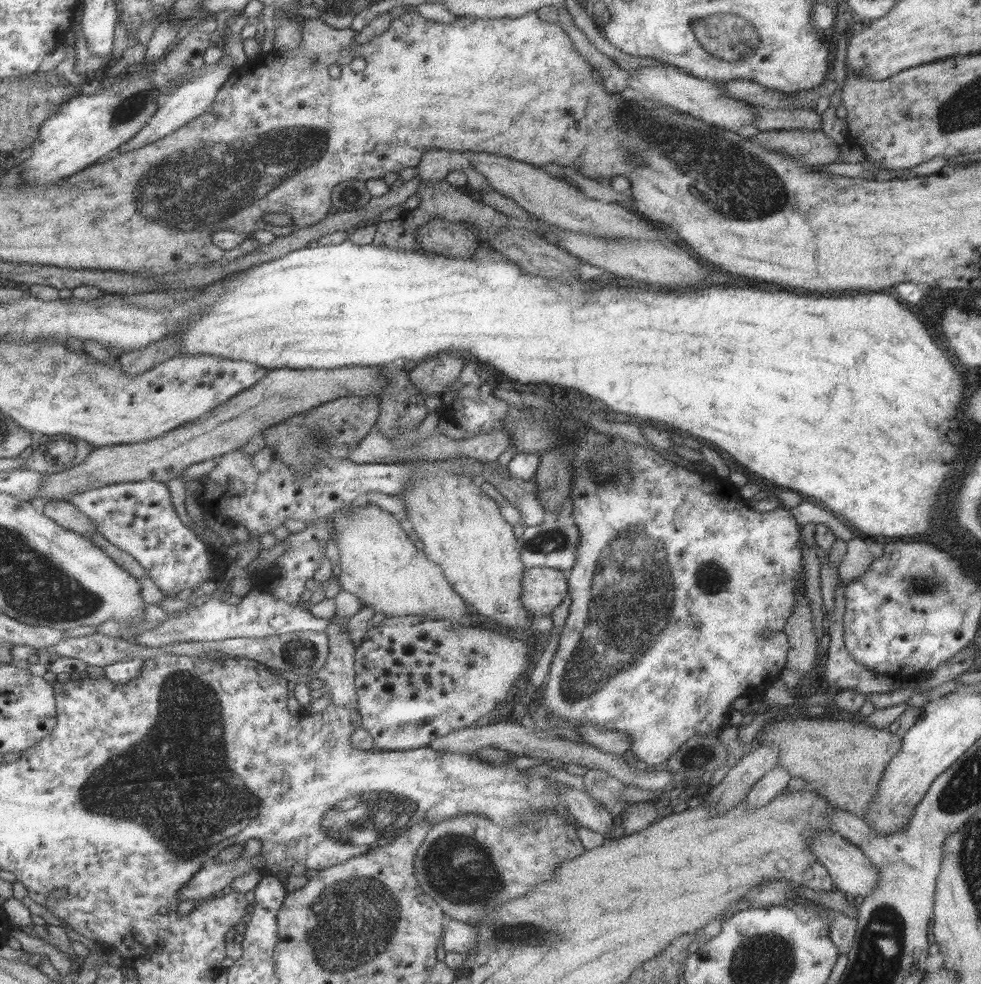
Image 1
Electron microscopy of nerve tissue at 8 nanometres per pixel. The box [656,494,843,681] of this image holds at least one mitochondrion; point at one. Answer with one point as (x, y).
(712, 578)

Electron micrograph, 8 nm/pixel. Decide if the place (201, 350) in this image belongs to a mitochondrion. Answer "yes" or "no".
no

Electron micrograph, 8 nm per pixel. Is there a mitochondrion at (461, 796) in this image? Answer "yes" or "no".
no

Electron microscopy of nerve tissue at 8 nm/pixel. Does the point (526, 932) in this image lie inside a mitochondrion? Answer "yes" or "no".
yes

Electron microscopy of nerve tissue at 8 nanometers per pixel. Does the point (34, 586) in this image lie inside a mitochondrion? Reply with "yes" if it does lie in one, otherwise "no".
yes

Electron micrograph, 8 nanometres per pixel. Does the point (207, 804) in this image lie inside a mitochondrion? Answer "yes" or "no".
yes

